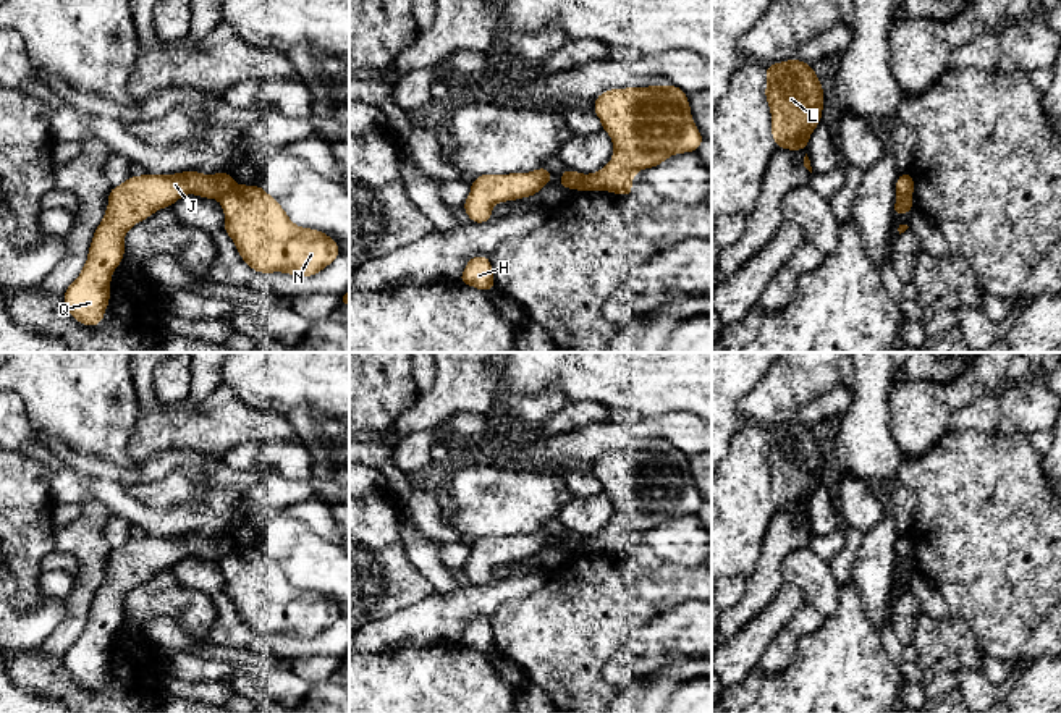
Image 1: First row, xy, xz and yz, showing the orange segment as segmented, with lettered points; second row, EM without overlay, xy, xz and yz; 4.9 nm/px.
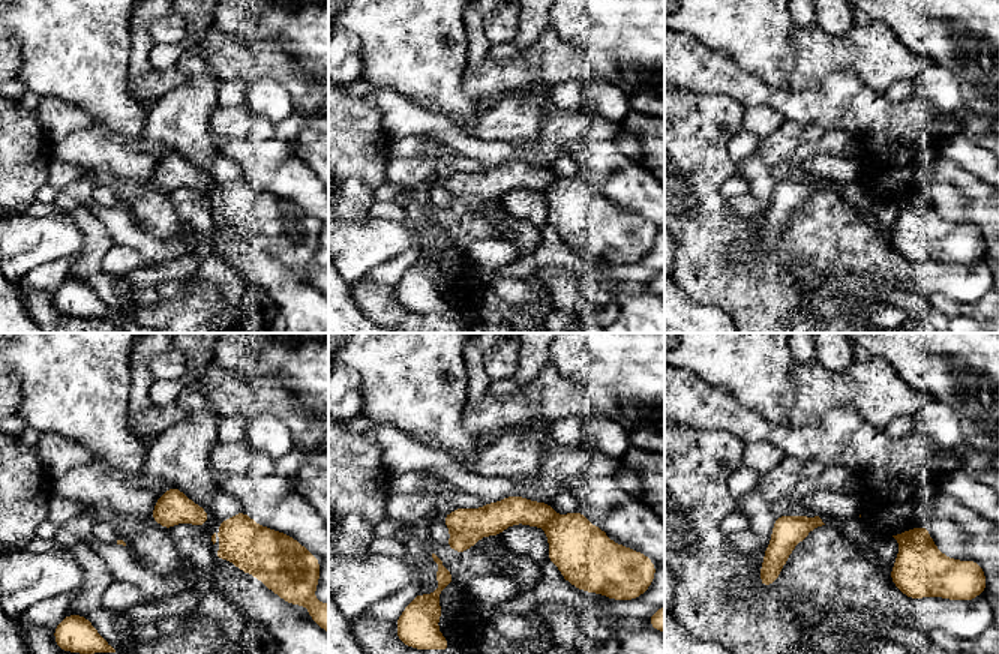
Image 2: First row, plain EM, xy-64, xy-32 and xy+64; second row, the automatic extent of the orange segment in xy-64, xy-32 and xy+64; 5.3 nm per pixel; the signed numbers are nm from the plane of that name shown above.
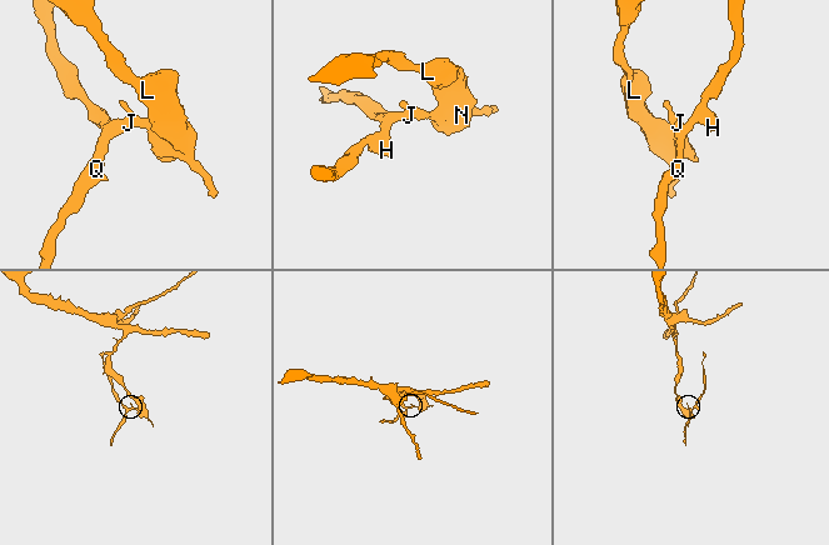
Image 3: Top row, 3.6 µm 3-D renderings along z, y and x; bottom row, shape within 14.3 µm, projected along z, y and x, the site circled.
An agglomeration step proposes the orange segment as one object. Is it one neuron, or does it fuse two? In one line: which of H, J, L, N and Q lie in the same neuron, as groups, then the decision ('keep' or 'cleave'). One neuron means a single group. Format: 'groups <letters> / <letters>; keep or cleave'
groups H J Q / L N; cleave

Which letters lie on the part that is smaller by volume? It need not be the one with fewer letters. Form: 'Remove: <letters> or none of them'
Remove: H, J, Q

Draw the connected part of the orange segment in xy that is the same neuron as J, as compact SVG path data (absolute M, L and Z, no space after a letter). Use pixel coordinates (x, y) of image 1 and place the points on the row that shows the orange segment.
M181 171L129 176L123 184L112 188L105 217L92 236L84 268L63 293L65 306L73 319L87 327L97 327L105 319L112 275L123 260L125 234L129 228L154 212L171 207L186 194L220 199L235 184L228 171L215 175Z

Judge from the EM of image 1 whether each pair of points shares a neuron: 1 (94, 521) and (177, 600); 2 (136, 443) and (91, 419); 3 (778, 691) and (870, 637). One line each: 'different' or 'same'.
1: different
2: different
3: same

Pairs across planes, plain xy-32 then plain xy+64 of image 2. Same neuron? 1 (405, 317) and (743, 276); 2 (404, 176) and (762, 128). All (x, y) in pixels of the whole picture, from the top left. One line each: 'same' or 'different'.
1: same
2: same

